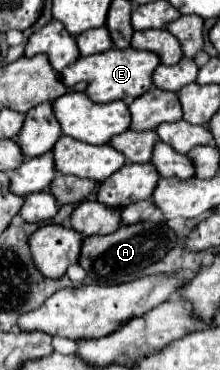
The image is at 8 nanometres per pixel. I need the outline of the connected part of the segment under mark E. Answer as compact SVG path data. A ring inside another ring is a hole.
M132 46L126 50L112 48L102 54L78 58L72 66L68 66L60 72L60 78L68 88L72 88L76 82L88 82L86 94L90 100L94 100L98 104L106 104L106 102L114 102L114 100L124 100L126 104L130 104L134 98L142 96L144 92L148 92L152 88L152 74L158 64L160 64L160 58L156 54L134 50Z

